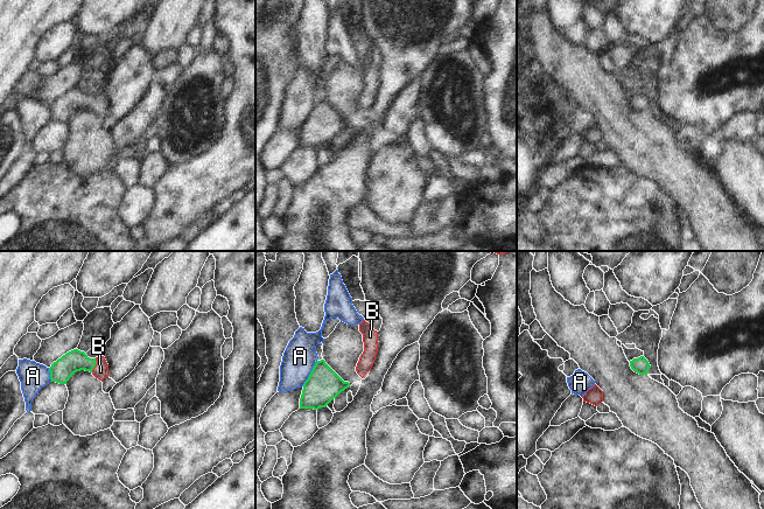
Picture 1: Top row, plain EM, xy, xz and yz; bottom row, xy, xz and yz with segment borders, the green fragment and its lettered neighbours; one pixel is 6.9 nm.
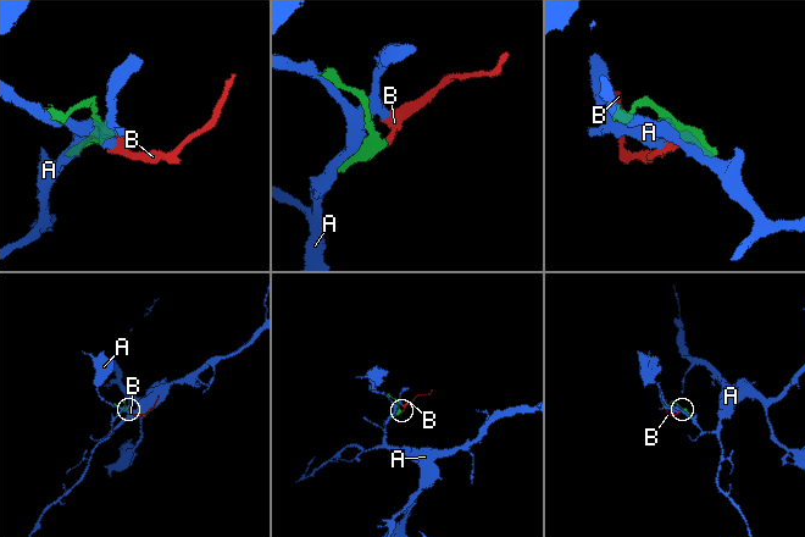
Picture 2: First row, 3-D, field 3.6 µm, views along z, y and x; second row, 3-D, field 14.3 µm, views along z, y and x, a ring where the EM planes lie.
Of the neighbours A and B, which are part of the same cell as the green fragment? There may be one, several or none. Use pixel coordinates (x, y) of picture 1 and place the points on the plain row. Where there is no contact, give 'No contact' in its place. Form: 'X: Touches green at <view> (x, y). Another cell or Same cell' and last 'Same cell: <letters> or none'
A: Touches green at xz (310, 112). Another cell
B: Touches green at xy (95, 104). Same cell
Same cell: B.

